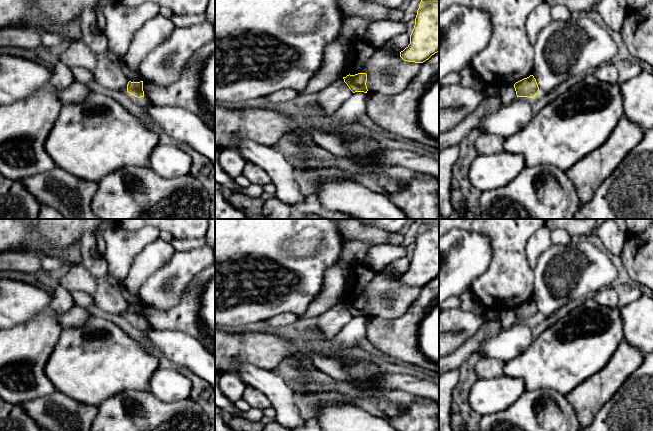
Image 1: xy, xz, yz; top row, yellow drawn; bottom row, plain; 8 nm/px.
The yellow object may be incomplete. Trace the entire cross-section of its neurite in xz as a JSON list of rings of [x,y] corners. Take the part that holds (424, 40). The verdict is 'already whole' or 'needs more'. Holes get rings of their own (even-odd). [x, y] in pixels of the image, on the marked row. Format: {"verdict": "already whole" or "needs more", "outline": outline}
{"verdict": "already whole", "outline": [[[421,0],[410,44],[400,52],[404,61],[423,63],[439,52],[439,0]]]}

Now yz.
{"verdict": "already whole", "outline": [[[533,75],[514,84],[517,97],[533,98],[539,93],[539,87]]]}

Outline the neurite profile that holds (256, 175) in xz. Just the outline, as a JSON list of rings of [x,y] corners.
[[[246,162],[242,170],[242,175],[246,177],[252,184],[265,185],[272,183],[271,177],[267,172],[254,163]]]

